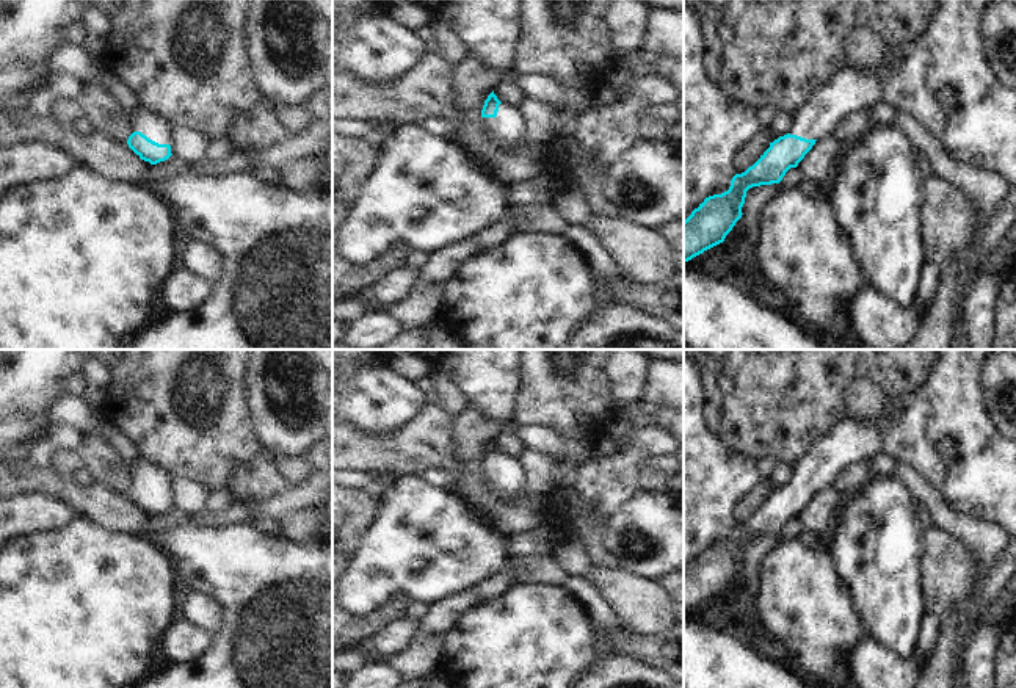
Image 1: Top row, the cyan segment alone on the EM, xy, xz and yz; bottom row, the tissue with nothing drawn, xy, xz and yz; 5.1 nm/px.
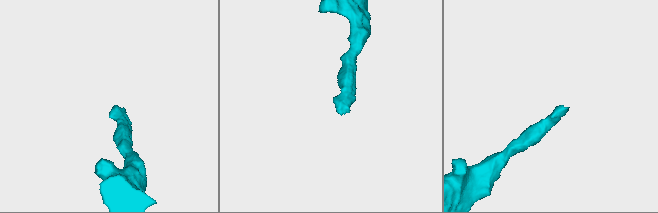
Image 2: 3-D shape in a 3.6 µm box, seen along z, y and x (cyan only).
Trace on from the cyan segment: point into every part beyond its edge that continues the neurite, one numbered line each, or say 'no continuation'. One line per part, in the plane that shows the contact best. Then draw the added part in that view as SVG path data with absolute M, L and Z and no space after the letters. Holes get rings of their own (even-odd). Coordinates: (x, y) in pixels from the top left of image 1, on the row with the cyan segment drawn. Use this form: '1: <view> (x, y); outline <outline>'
1: xy (146, 121); outline M141 107L138 111L130 114L133 132L141 132L149 139L158 144L169 144L172 125L160 118L155 111Z

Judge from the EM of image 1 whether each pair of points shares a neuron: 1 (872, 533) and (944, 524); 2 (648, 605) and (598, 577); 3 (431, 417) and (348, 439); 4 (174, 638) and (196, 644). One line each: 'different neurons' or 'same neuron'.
1: different neurons
2: same neuron
3: same neuron
4: same neuron

